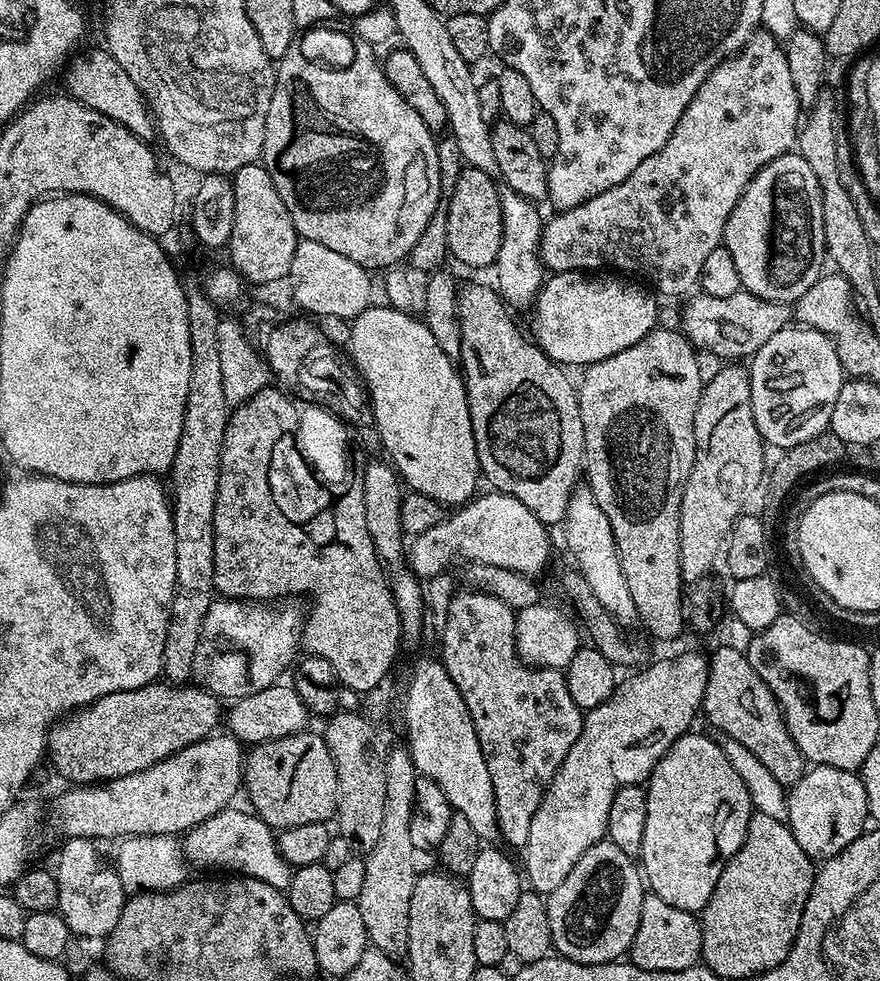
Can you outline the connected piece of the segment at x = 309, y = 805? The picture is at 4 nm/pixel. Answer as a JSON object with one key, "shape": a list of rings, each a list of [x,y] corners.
{"shape":[[[312,730],[295,732],[286,738],[267,740],[253,744],[247,749],[244,757],[243,791],[248,791],[251,811],[255,812],[274,830],[283,830],[290,826],[306,826],[306,822],[323,824],[331,821],[336,815],[336,805],[340,802],[338,790],[338,770],[334,770],[334,758],[326,746],[323,735],[312,733]]]}

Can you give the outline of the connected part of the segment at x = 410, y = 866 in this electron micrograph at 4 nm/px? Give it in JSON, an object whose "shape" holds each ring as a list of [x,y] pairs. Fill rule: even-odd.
{"shape":[[[407,747],[392,748],[386,758],[386,810],[382,810],[382,831],[378,834],[378,842],[363,857],[366,866],[366,879],[362,886],[362,894],[358,901],[362,922],[366,926],[371,947],[380,948],[393,958],[404,958],[408,955],[408,939],[410,938],[410,894],[414,894],[414,882],[418,875],[417,857],[410,842],[410,818],[416,809],[414,794],[418,773],[410,758]]]}

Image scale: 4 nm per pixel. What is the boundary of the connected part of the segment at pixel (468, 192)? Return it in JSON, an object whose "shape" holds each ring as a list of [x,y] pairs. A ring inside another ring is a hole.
{"shape":[[[464,166],[458,182],[451,185],[452,197],[447,197],[446,242],[451,259],[468,268],[491,269],[498,258],[498,246],[502,244],[501,189],[490,174],[477,168]]]}

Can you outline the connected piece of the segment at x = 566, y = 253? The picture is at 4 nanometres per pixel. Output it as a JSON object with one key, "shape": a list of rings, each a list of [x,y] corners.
{"shape":[[[757,30],[741,52],[723,60],[706,82],[698,86],[698,94],[694,94],[690,106],[686,106],[678,126],[674,126],[674,134],[670,134],[662,150],[650,154],[626,182],[618,182],[618,186],[590,198],[585,204],[557,211],[556,217],[543,225],[541,262],[552,274],[604,270],[609,264],[612,267],[609,269],[620,274],[637,272],[639,279],[649,280],[644,282],[661,297],[687,297],[700,283],[706,257],[723,245],[726,218],[730,218],[734,206],[738,206],[738,198],[742,198],[746,186],[766,165],[774,162],[774,158],[793,151],[801,127],[802,109],[798,90],[794,90],[794,81],[790,79],[790,62],[786,62],[786,54],[776,37]]]}

